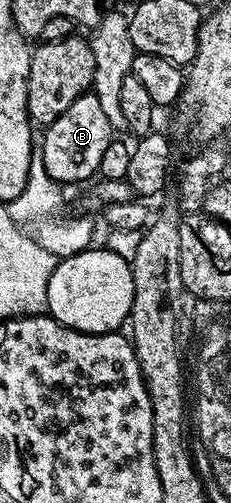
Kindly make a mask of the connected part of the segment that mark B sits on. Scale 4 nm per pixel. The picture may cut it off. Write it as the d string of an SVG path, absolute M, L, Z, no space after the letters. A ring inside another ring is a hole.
M92 92L81 94L72 102L72 108L64 112L51 126L45 127L43 138L40 138L40 149L43 154L44 168L52 180L59 184L82 182L98 174L100 160L112 141L112 131L100 100Z

